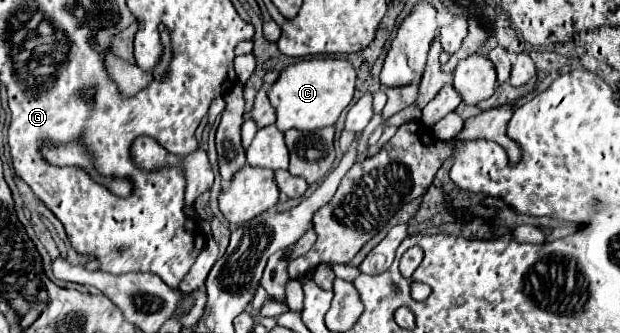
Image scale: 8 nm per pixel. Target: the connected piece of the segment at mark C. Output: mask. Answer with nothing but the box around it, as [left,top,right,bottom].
[268,59,356,131]

